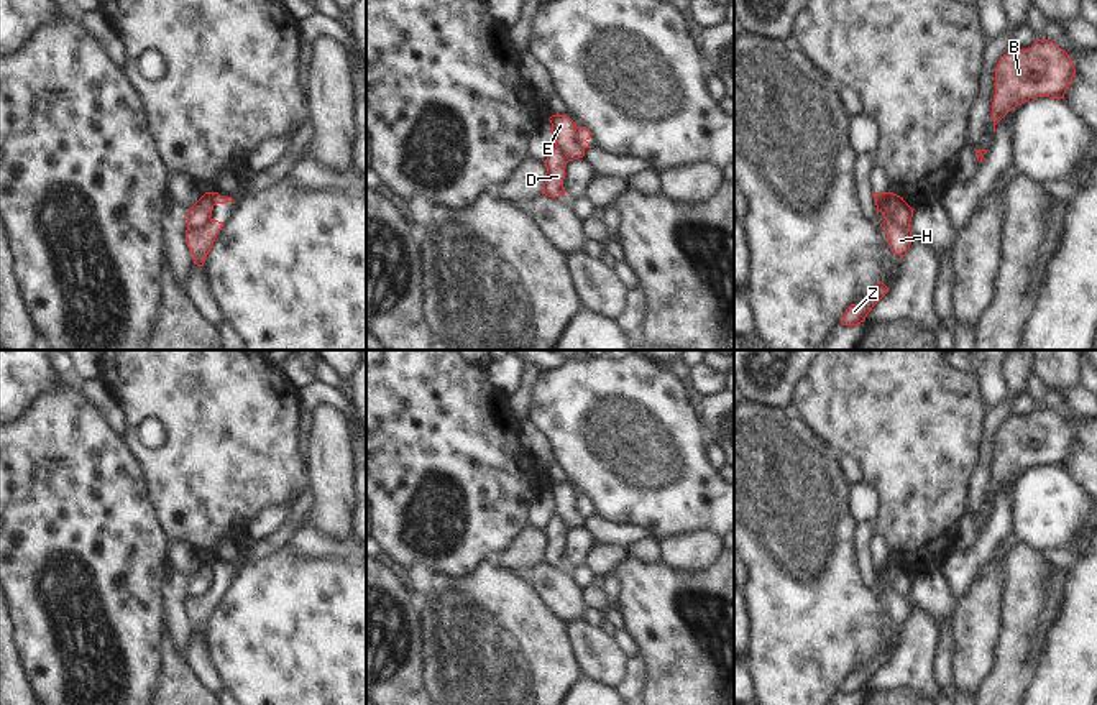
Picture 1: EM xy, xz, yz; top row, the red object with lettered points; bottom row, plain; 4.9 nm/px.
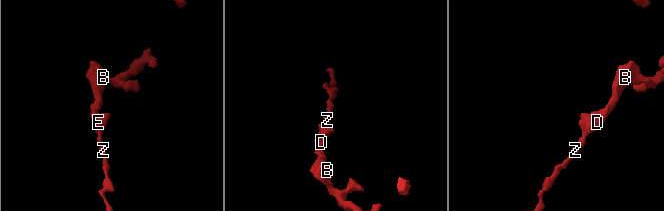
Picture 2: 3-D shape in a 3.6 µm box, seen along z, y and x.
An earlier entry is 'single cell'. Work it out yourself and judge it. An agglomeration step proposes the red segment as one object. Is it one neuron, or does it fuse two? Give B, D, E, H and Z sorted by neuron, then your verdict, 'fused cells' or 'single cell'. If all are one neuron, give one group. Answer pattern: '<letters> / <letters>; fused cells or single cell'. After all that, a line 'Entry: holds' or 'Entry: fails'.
B D H / E Z; fused cells
Entry: fails

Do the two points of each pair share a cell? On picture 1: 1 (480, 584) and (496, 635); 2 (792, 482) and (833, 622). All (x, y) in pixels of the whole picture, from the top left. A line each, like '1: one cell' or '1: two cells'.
1: one cell
2: one cell

